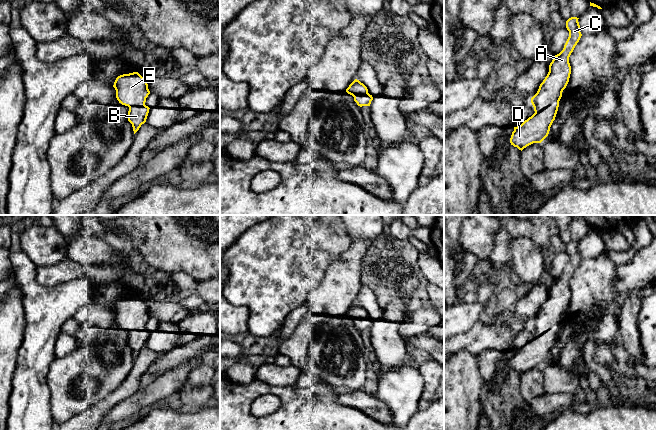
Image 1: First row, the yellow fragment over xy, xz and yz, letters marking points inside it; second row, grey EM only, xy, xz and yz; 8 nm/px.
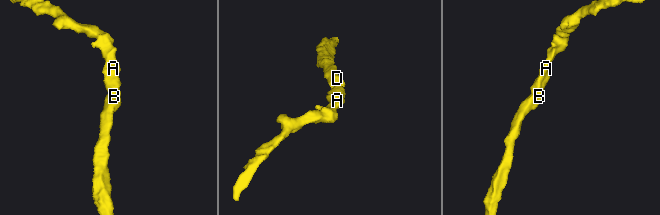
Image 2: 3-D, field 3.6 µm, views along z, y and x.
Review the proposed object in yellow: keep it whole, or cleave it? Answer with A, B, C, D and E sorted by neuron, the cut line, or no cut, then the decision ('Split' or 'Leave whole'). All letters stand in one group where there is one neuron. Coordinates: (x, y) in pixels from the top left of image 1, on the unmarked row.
Groups: A B C D E. No split. Leave whole

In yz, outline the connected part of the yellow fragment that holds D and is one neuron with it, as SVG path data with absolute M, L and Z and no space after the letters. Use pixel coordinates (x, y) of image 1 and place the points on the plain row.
M571 241L566 245L569 261L563 274L550 287L549 296L537 317L531 322L535 337L521 349L514 351L510 367L521 375L533 367L541 367L549 358L562 316L569 306L569 281L582 260L578 243Z

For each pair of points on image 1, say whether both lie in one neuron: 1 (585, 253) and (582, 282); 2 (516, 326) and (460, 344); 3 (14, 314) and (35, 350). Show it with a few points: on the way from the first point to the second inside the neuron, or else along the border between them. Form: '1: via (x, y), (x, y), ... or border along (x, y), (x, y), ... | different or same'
1: border along (605, 250), (596, 256), (582, 259) | different
2: via (502, 332), (498, 336), (481, 336), (474, 341) | same
3: border along (23, 306), (25, 314), (24, 338), (17, 353) | different

